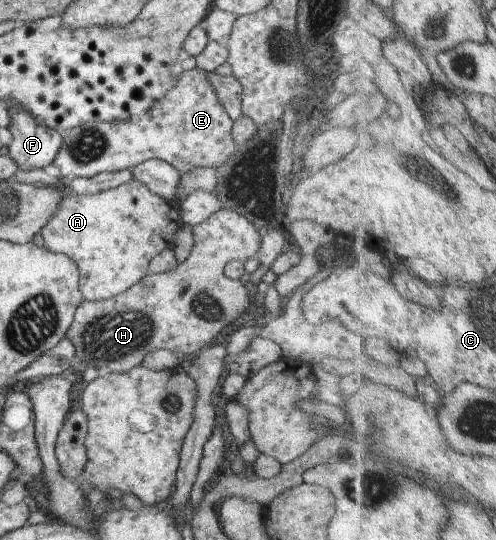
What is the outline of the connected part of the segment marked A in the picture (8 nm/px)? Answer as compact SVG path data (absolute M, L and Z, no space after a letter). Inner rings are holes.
M135 180L92 195L79 196L65 190L64 199L56 213L39 230L41 246L52 253L61 253L75 263L78 270L78 289L85 301L108 299L127 290L147 275L147 264L162 250L171 248L179 228L176 206L147 190Z

